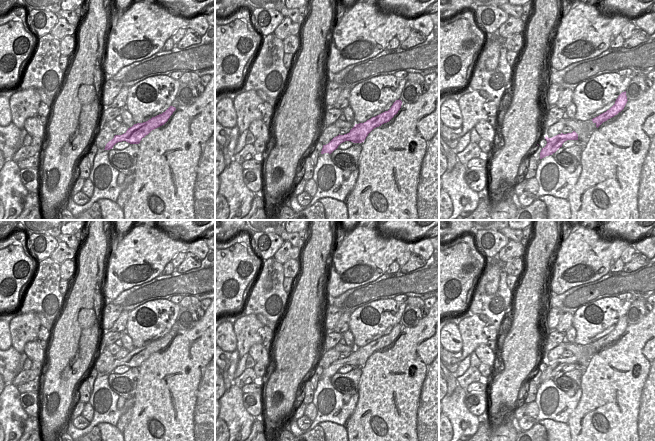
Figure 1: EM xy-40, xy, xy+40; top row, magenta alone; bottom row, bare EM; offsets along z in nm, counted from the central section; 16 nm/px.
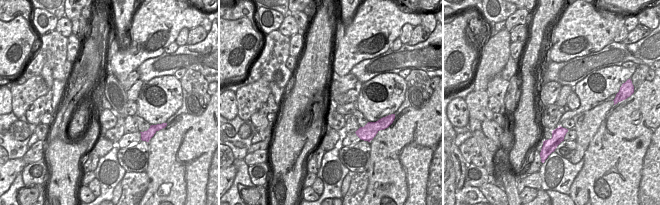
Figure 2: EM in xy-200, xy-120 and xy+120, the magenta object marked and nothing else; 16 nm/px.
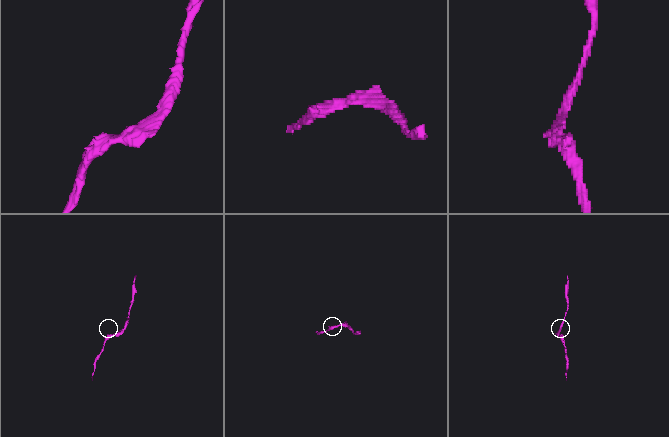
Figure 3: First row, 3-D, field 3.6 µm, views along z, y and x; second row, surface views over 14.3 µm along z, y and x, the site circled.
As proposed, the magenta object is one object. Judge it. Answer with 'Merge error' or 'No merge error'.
No merge error

